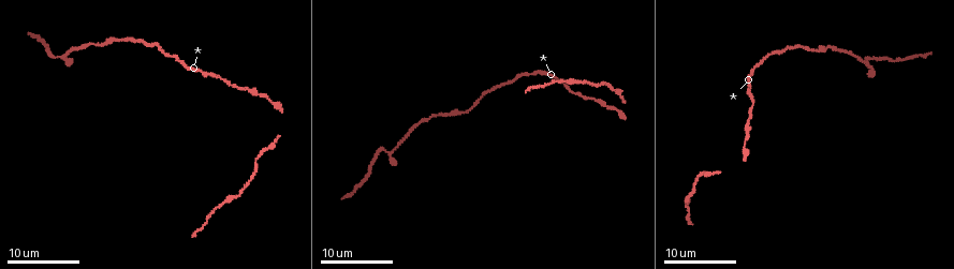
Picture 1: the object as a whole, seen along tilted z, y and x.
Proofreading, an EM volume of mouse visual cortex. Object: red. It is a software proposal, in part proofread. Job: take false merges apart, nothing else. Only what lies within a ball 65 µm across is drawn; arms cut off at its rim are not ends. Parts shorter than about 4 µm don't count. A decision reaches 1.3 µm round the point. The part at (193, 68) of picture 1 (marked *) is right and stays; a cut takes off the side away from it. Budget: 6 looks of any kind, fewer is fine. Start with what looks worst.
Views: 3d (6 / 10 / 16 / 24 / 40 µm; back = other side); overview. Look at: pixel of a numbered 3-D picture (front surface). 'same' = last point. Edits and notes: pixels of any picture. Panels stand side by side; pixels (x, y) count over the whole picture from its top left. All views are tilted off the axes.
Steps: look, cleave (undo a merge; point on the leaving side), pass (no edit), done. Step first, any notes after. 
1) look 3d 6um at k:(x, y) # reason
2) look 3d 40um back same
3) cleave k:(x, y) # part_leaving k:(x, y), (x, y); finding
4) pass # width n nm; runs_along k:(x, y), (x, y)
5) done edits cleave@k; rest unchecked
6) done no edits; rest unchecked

look 3d 16um at 1:(383, 150) # a narrow waist

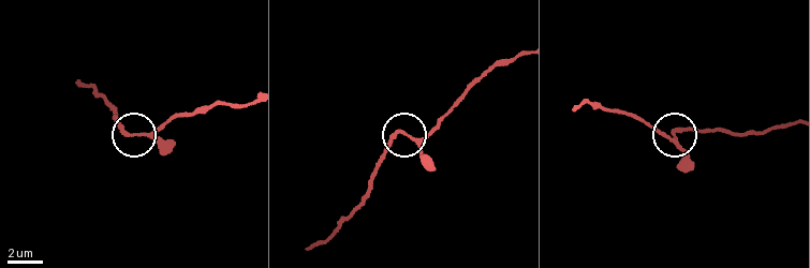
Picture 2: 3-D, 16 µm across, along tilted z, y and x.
look 3d 6um at 2:(412, 139) # closer look

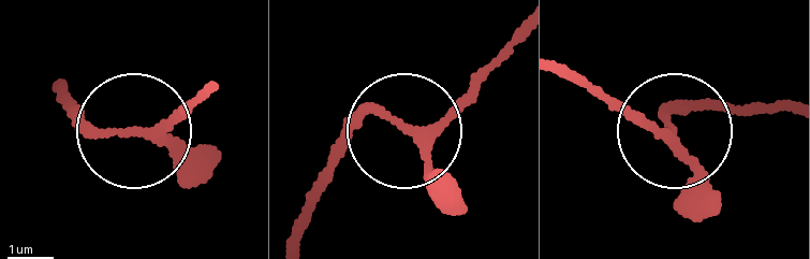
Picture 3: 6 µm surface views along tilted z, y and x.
pass # runs_along 3:(516, 42), (432, 124), (373, 118), (322, 169); continuous, no second cell

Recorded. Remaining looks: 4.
look 3d 16um at 1:(445, 116) # thick turns thin

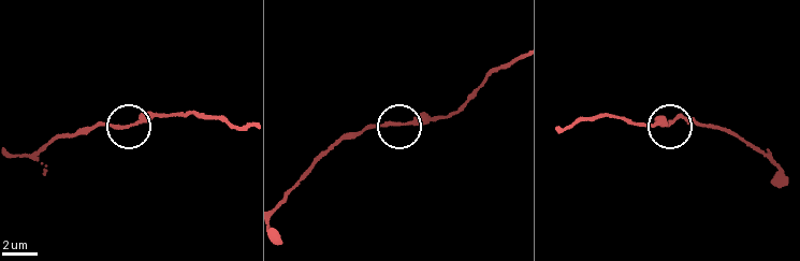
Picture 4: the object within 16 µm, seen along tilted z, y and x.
look 3d 10um at 4:(400, 124)

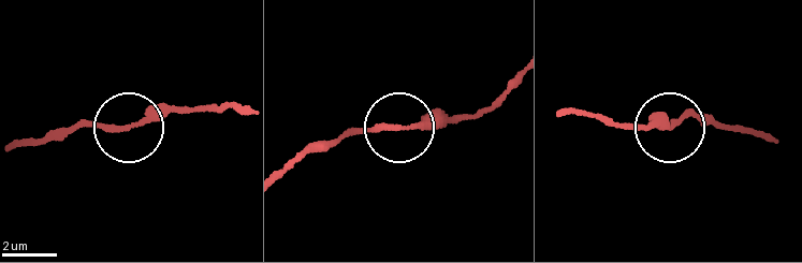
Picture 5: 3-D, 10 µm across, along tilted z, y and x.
pass # width 200 nm; runs_along 5:(514, 82), (461, 119), (394, 131), (353, 127), (319, 142); one cell here

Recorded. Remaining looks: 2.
done no edits; rest unchecked

